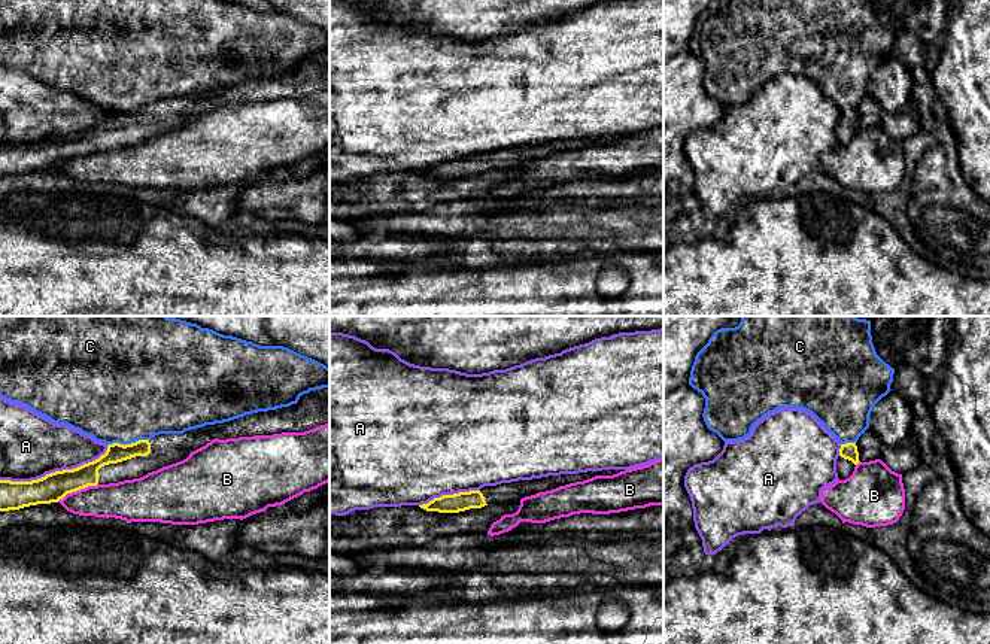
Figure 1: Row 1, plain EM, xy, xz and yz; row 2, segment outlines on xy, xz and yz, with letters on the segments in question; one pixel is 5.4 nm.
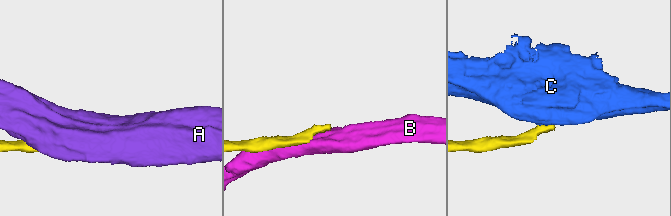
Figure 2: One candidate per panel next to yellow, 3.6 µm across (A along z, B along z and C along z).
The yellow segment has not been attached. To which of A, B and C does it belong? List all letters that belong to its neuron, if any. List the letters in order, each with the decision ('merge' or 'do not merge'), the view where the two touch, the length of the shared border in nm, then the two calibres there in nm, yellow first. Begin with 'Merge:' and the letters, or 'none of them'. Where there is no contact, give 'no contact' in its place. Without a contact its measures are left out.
Merge: none of them
A: do not merge | xy | 600 nm | 150/340 nm
B: do not merge | xy | 240 nm | 150/200 nm
C: do not merge | xy | 220 nm | 100/480 nm

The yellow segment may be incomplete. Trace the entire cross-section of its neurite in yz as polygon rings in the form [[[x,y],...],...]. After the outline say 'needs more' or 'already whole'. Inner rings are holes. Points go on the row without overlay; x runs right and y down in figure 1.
[[[856,109],[841,110],[839,122],[836,125],[838,145],[839,146],[848,145],[859,128],[860,127]]] | needs more

